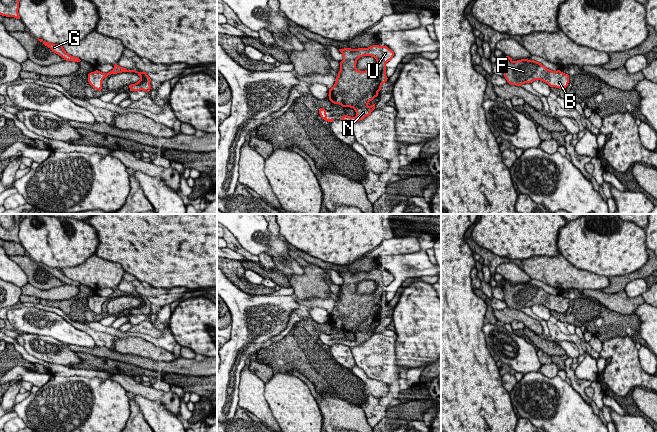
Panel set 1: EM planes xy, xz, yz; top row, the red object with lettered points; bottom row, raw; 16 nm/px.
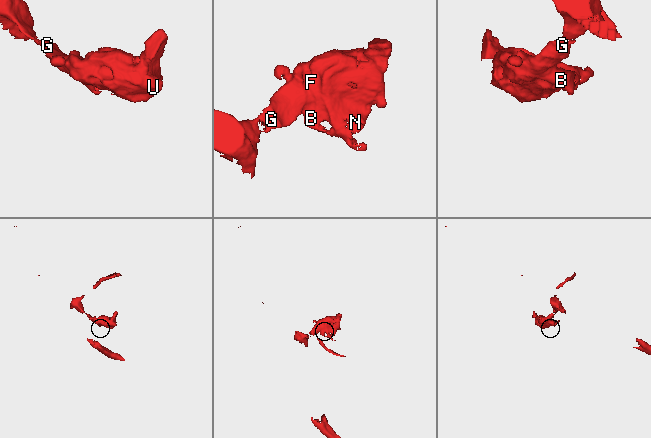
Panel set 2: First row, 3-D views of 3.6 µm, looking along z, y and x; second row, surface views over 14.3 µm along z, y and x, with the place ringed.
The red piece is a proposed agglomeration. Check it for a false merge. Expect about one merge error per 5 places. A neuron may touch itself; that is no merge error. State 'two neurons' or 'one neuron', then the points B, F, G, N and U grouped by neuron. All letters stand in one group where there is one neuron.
one neuron | B F G N U

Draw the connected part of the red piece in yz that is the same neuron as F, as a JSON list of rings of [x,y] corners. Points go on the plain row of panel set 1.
[[[509,280],[501,287],[504,293],[504,301],[511,309],[521,310],[525,307],[532,307],[540,304],[547,307],[550,311],[565,313],[569,307],[569,299],[560,294],[552,295],[541,287],[521,283],[513,285]]]

